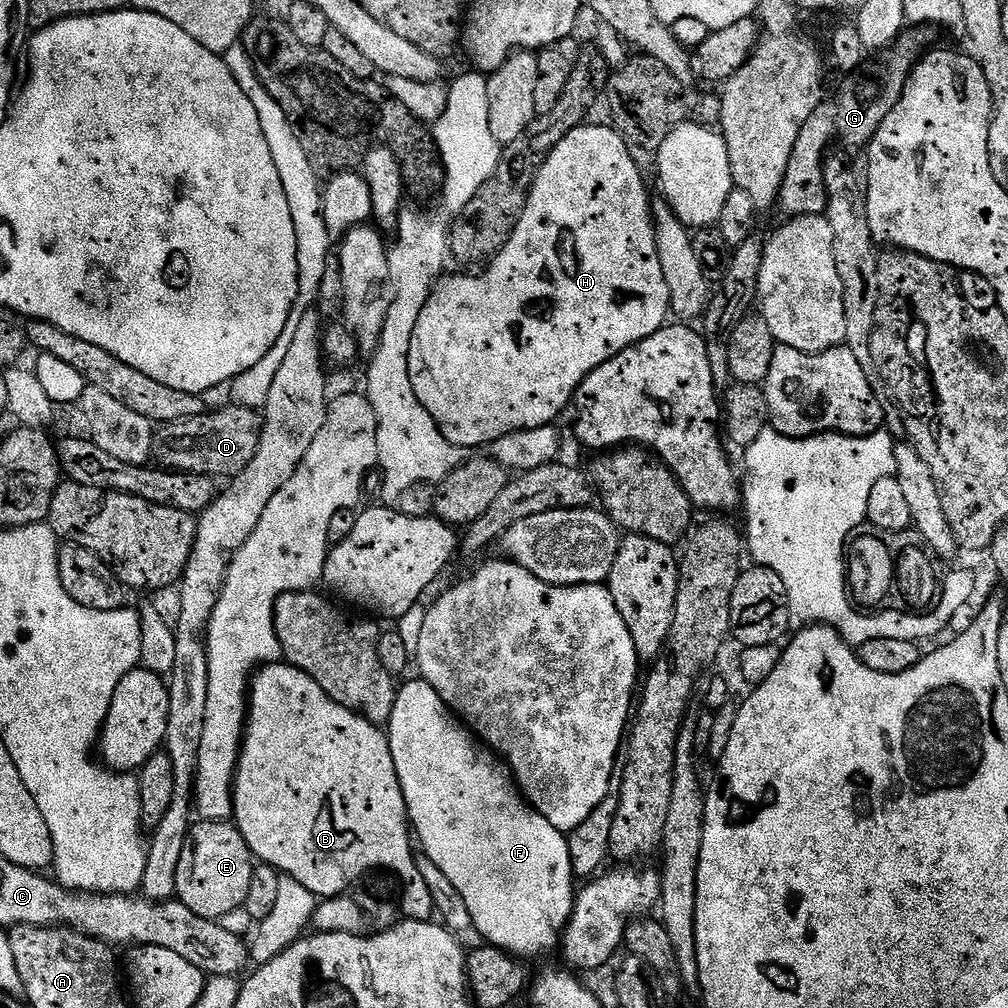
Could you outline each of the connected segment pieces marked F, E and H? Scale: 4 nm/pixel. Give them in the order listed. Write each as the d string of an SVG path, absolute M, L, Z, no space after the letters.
M423 678L415 679L409 684L399 685L394 710L386 725L390 754L394 758L394 770L398 774L398 782L402 786L402 794L408 807L411 831L419 847L420 844L424 847L421 848L423 855L428 856L430 862L434 862L434 866L438 866L438 870L446 874L446 878L450 878L450 886L458 890L462 902L466 902L466 910L470 910L470 918L474 918L474 926L491 947L500 948L517 958L540 956L543 952L550 951L555 944L557 947L561 943L564 930L568 927L568 920L572 916L572 906L576 903L578 895L577 885L572 885L574 877L568 836L554 826L550 826L550 822L546 822L546 818L542 818L542 814L538 814L535 808L524 799L516 781L512 778L511 771L463 723L453 719L444 699Z
M203 819L196 823L189 827L186 846L182 846L175 899L184 904L186 910L194 910L194 914L202 918L220 922L226 914L244 907L246 894L250 894L254 857L235 823Z
M585 122L579 128L570 130L558 146L546 158L542 170L528 195L528 205L502 251L493 256L483 269L481 276L448 276L436 281L426 306L418 314L418 326L414 326L414 338L410 338L408 355L408 373L410 386L422 402L422 406L434 418L438 430L456 448L471 450L483 449L501 440L504 436L513 436L516 432L525 432L535 428L549 427L564 412L564 407L573 403L576 389L591 372L598 370L608 360L614 359L622 350L650 338L660 328L665 327L670 316L670 290L662 274L662 262L658 262L656 245L656 225L652 223L652 200L648 188L644 185L644 176L636 165L633 149L615 127L603 128L600 124Z

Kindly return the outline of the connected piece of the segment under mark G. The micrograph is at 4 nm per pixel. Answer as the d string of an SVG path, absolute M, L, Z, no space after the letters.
M912 26L901 32L896 43L883 53L884 61L876 72L880 84L852 84L842 89L833 100L832 97L825 99L818 110L814 110L814 114L800 125L798 142L794 142L794 154L790 154L790 166L786 168L780 187L778 208L785 212L785 217L824 216L827 213L828 188L824 184L827 148L837 140L844 148L867 149L874 134L878 134L878 126L886 122L886 114L898 106L913 68L920 63L926 50L933 47L931 44L936 40L936 32L932 26Z

